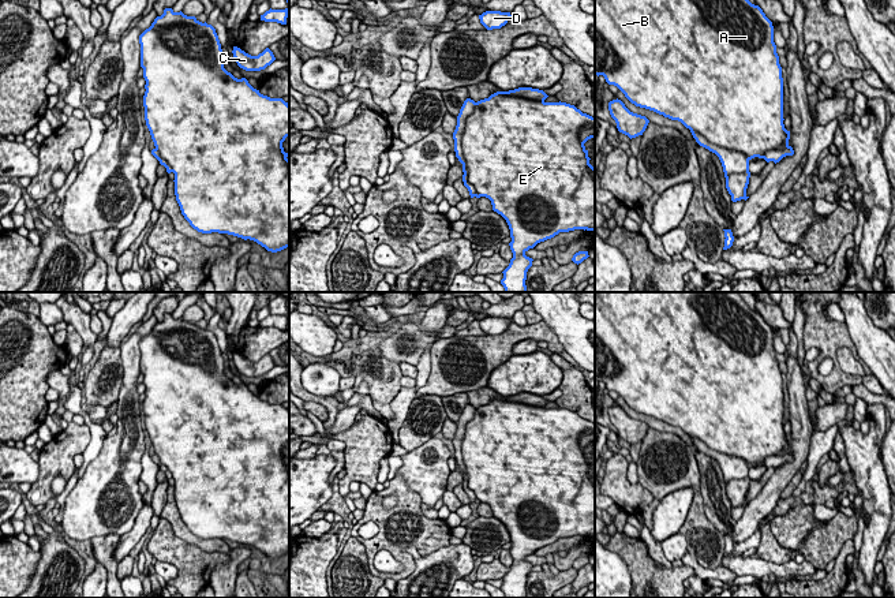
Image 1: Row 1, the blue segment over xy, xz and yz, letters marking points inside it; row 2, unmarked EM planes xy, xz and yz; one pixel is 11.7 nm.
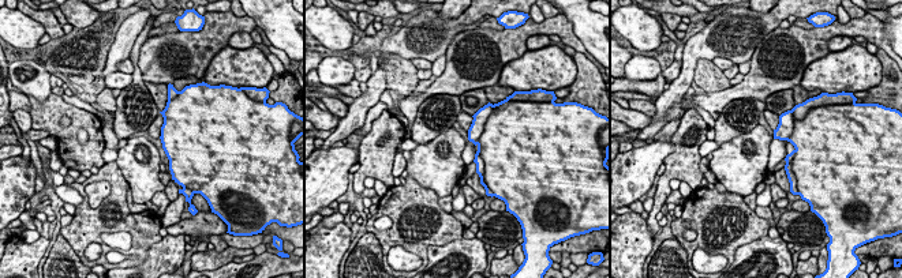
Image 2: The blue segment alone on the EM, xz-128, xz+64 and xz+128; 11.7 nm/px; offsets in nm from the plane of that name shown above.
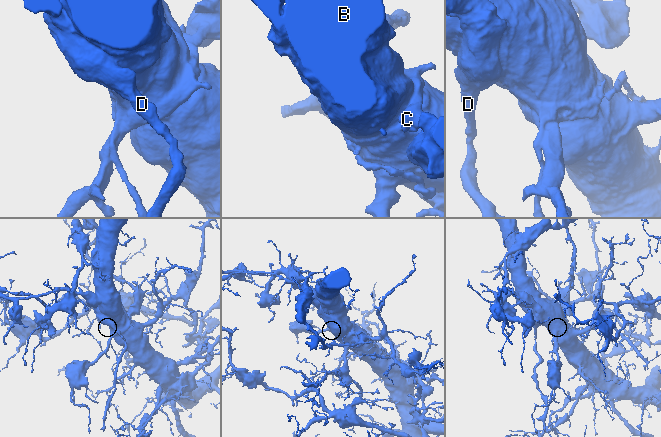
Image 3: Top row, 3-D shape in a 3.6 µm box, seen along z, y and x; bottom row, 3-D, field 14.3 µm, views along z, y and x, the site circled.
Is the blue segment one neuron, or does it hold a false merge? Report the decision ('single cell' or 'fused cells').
fused cells

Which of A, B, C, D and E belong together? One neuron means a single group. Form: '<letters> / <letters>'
A B E / C D

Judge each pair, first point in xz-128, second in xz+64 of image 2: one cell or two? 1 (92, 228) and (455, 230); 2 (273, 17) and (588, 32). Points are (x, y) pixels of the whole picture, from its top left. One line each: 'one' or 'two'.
1: one
2: one

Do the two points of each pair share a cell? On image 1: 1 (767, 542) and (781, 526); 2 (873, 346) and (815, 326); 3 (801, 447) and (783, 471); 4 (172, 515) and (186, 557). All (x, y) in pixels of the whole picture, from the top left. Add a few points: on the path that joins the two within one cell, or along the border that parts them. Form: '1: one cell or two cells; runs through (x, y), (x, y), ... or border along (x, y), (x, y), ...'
1: two cells; border along (768, 524), (774, 535)
2: two cells; border along (845, 321), (858, 355)
3: one cell; runs through (800, 453), (790, 467)
4: two cells; border along (172, 529), (178, 537), (208, 553)

